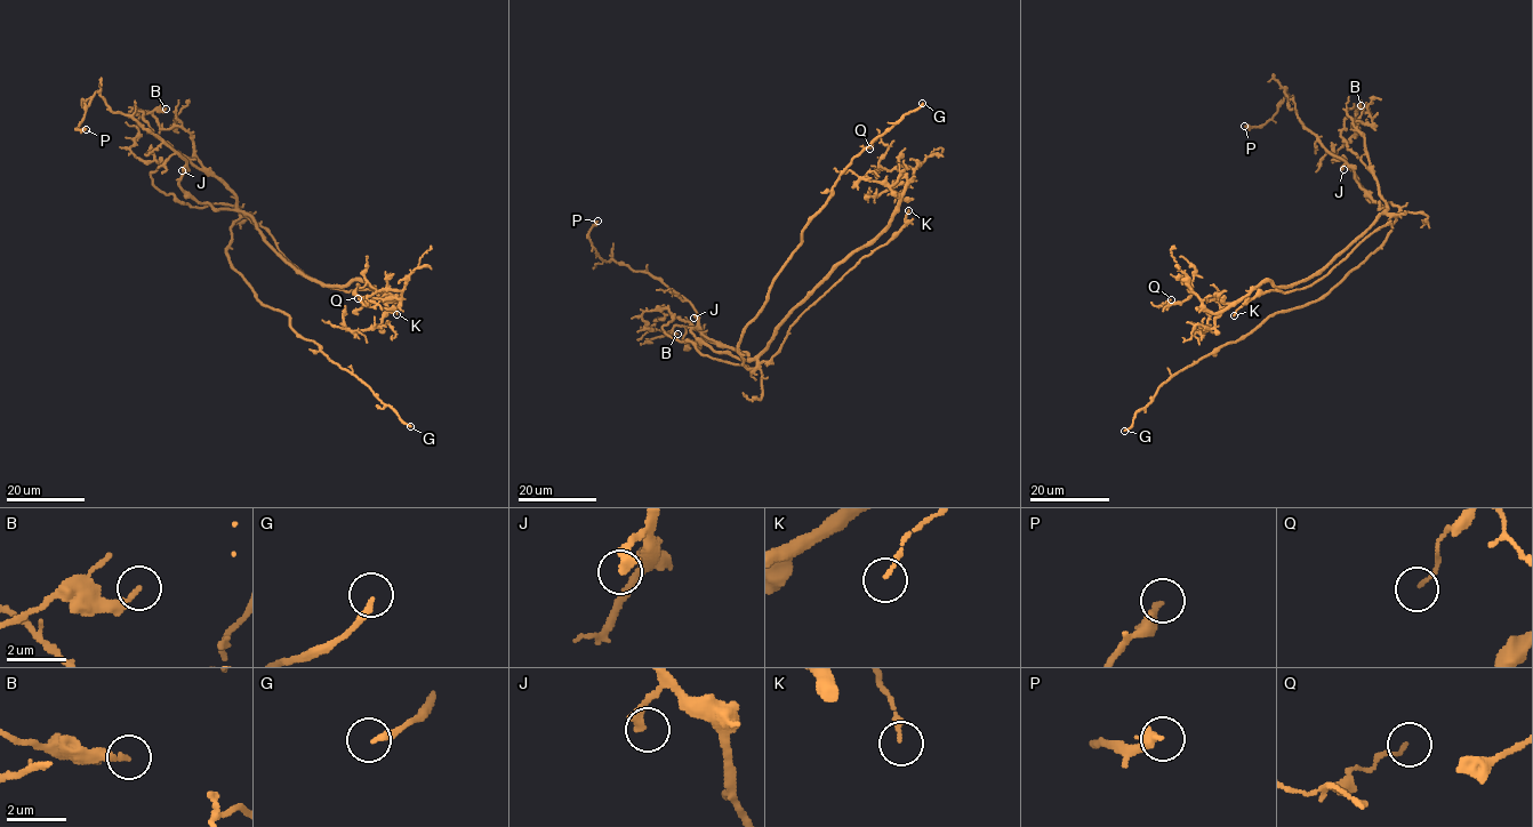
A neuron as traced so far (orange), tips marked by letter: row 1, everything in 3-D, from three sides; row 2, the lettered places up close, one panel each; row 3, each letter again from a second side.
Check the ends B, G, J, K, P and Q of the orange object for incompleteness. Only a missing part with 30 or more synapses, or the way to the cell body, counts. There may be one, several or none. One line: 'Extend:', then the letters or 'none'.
Extend: G

